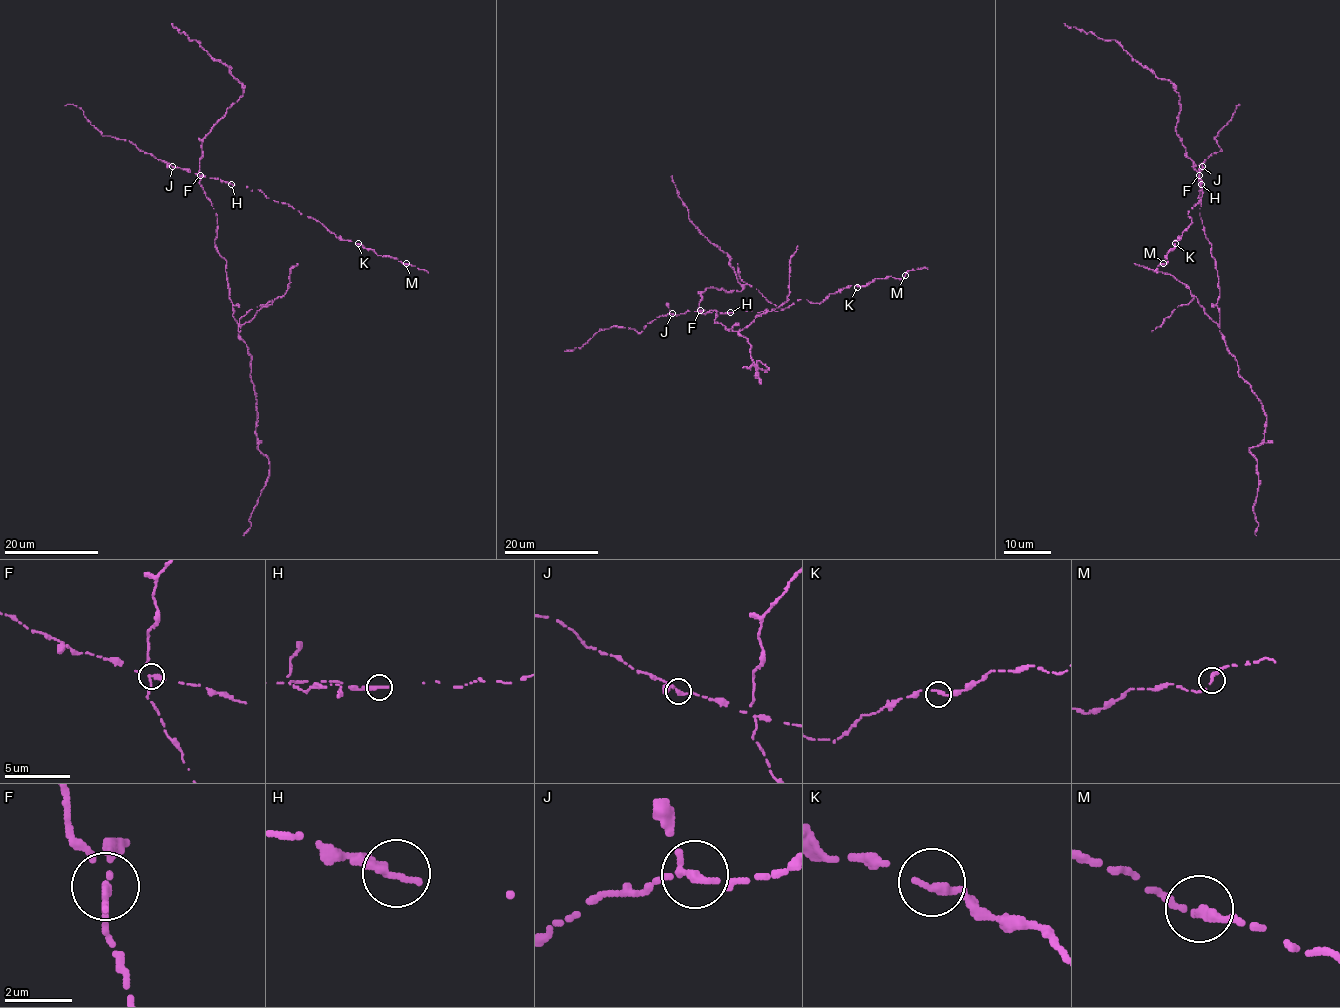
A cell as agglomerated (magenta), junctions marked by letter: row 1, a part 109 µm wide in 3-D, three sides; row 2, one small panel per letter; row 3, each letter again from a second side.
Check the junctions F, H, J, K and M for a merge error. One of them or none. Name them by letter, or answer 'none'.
F

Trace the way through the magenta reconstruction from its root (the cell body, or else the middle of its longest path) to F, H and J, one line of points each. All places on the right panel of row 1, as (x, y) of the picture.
F: (1209, 241), (1200, 215), (1202, 187), (1198, 176)
H: (1209, 241), (1200, 215), (1202, 187), (1198, 177), (1201, 184)
J: (1209, 241), (1200, 215), (1202, 187), (1198, 174), (1202, 166)

